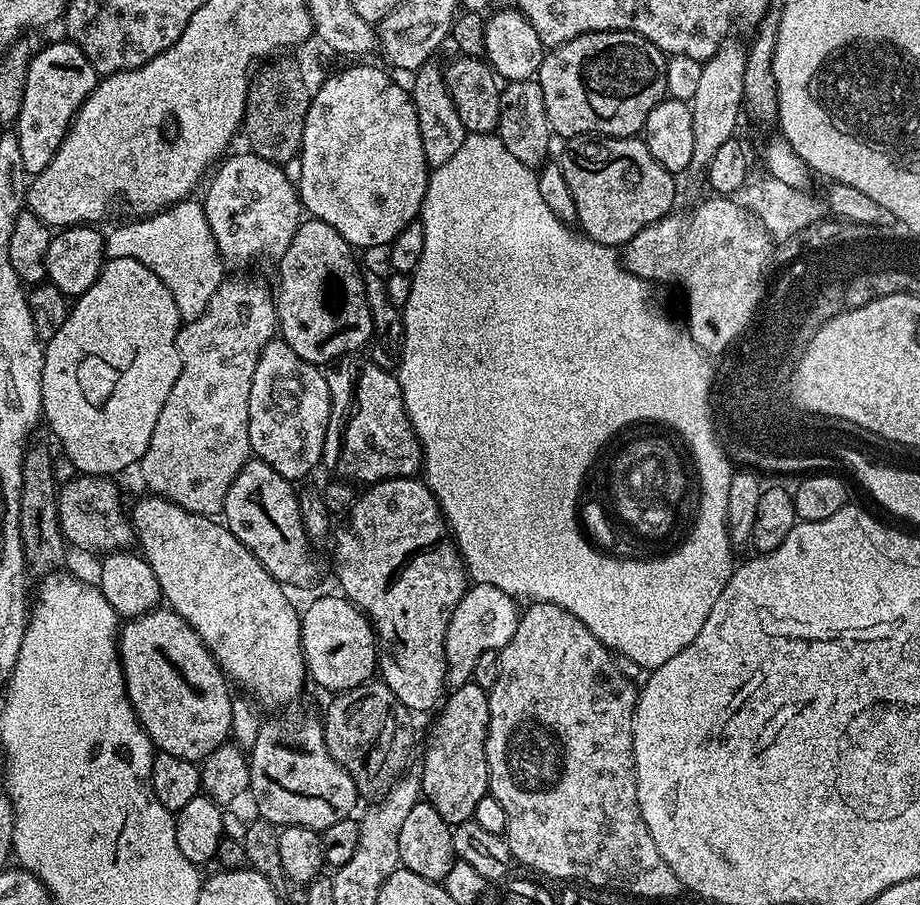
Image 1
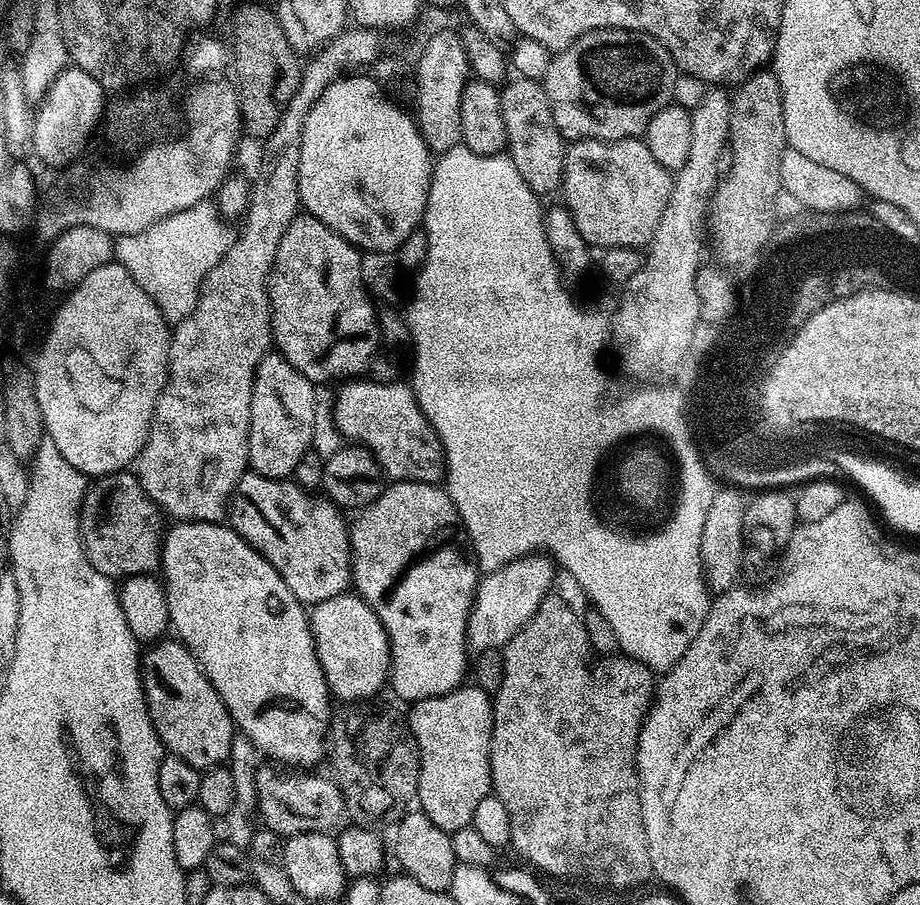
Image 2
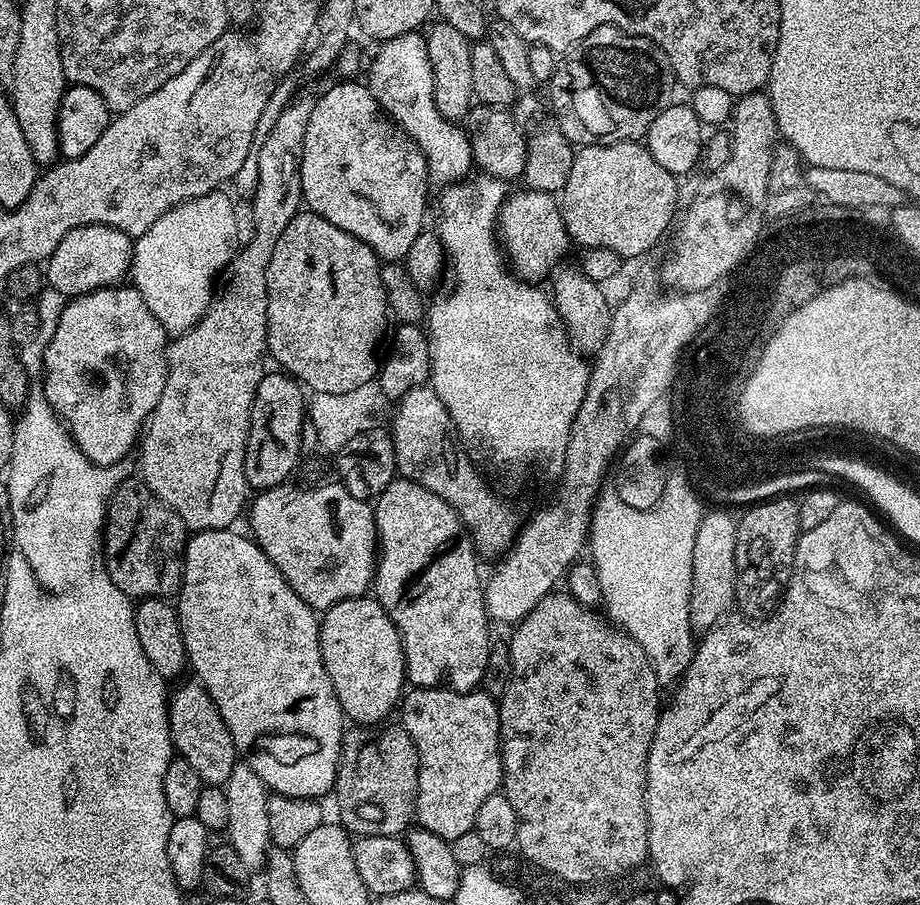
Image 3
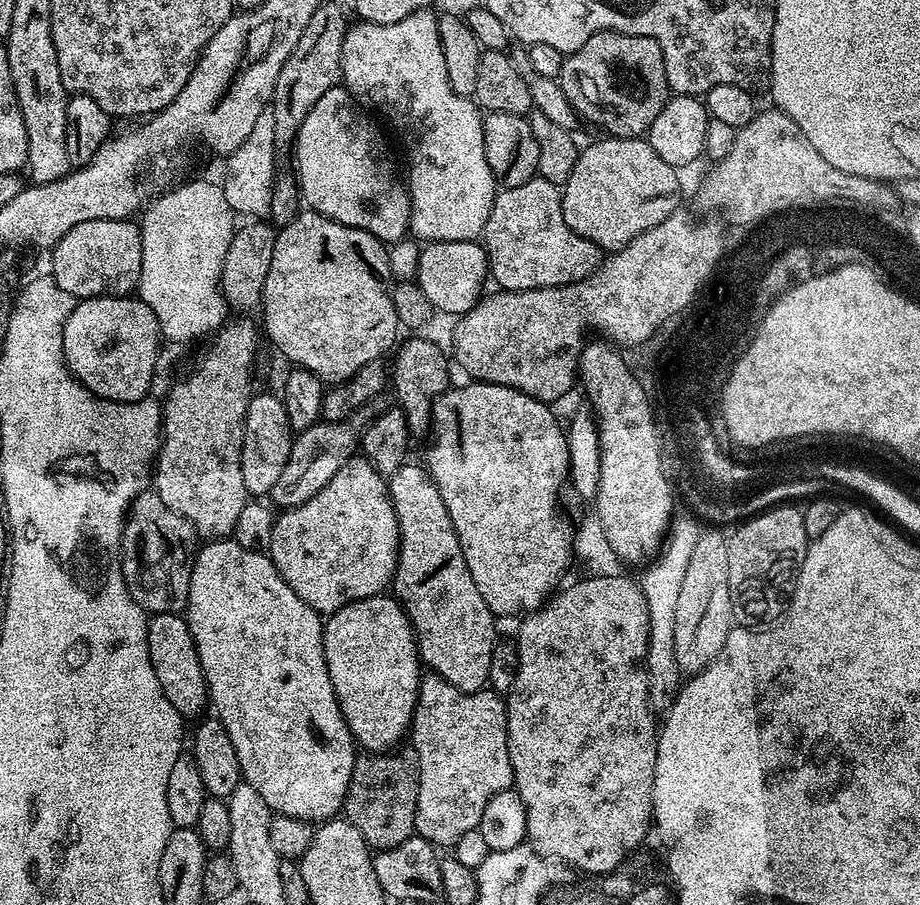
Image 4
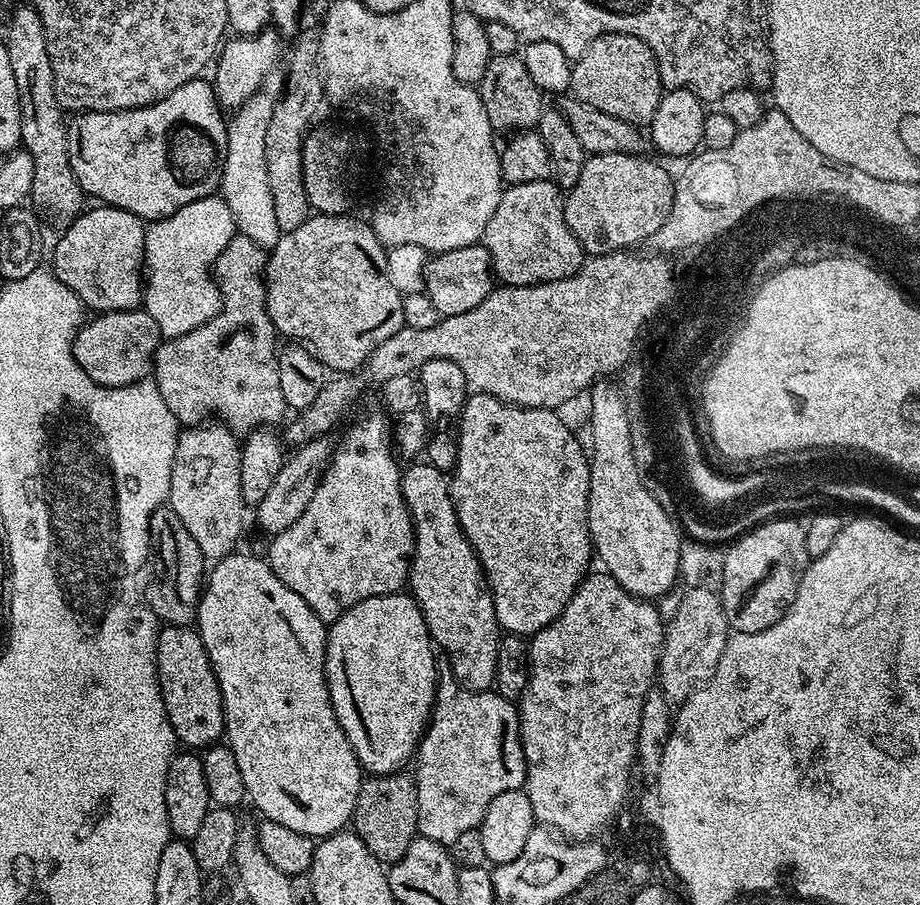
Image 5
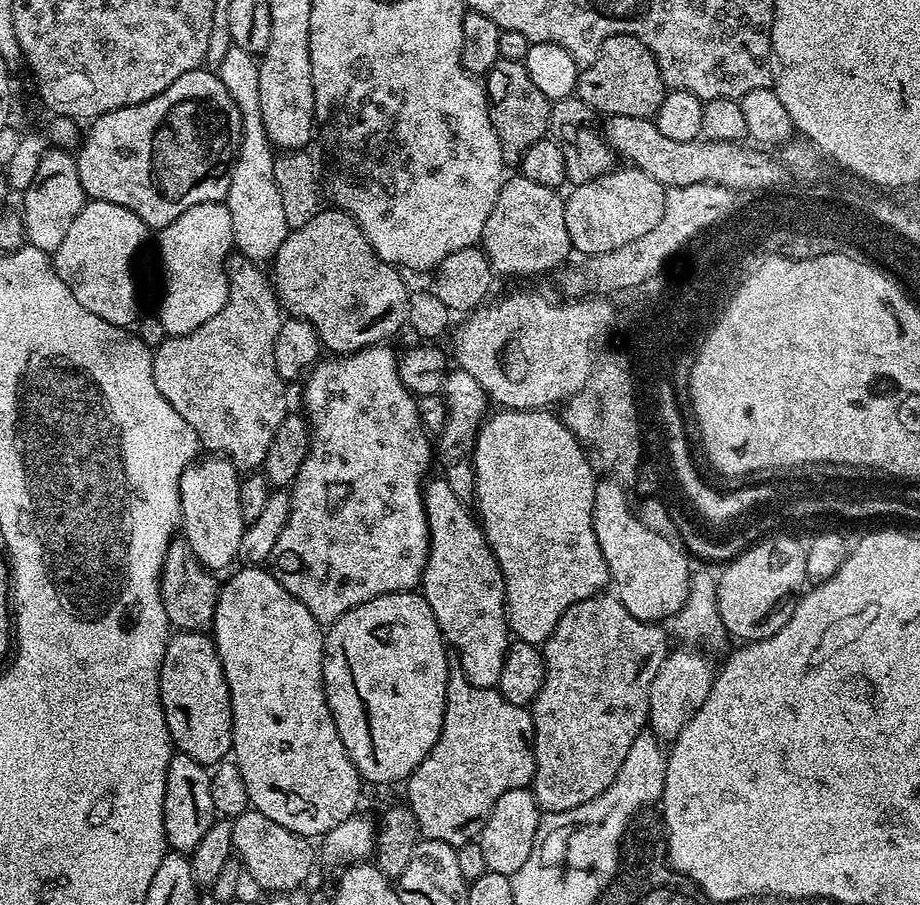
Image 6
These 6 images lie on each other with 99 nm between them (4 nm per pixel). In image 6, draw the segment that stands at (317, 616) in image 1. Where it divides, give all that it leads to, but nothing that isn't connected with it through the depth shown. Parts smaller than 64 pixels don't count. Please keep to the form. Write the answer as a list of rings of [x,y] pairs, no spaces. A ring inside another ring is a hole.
[[[419,591],[382,594],[362,606],[354,606],[327,629],[324,637],[324,693],[334,726],[346,746],[356,771],[372,784],[407,781],[434,750],[446,714],[448,654],[434,610]]]

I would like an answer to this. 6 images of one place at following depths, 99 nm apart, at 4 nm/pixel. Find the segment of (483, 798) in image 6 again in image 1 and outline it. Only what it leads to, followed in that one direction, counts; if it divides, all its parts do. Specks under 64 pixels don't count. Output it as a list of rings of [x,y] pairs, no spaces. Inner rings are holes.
[[[471,682],[453,688],[447,693],[439,712],[440,717],[432,728],[432,741],[424,752],[424,770],[418,774],[420,791],[427,804],[434,806],[448,825],[455,826],[471,820],[474,806],[489,795],[486,766],[486,738],[490,722],[488,693]]]

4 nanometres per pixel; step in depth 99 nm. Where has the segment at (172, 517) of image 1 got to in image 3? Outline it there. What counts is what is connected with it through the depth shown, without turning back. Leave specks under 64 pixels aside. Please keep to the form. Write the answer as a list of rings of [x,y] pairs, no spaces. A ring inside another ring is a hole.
[[[219,528],[189,535],[184,545],[184,578],[180,581],[178,593],[178,611],[180,613],[180,629],[188,655],[188,668],[196,671],[195,679],[210,694],[214,706],[218,706],[218,714],[222,714],[222,722],[230,730],[230,738],[234,738],[237,753],[262,778],[262,782],[277,796],[289,796],[299,800],[316,800],[333,791],[336,786],[336,771],[340,765],[340,748],[344,745],[346,717],[338,698],[334,694],[334,686],[330,682],[330,674],[326,674],[326,666],[322,662],[320,649],[320,620],[309,604],[302,602],[294,590],[282,578],[282,574],[270,562],[266,553],[258,547],[255,540],[247,535],[239,536],[236,530]]]

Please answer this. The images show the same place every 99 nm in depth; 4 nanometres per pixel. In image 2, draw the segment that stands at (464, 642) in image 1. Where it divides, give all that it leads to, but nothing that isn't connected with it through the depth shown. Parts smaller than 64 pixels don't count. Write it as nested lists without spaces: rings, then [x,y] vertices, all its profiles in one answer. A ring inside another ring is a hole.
[[[529,554],[502,566],[496,572],[479,577],[476,586],[476,600],[472,603],[468,619],[468,646],[476,652],[491,648],[503,649],[530,622],[534,610],[553,591],[557,565],[547,554]]]

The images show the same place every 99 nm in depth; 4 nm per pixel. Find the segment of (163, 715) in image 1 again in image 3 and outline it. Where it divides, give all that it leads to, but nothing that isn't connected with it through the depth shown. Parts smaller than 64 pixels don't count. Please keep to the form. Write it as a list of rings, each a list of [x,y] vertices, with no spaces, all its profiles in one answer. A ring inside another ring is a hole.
[[[199,682],[191,683],[182,685],[177,692],[173,691],[168,701],[172,742],[179,759],[190,762],[205,785],[223,786],[230,778],[230,770],[234,770],[238,763],[234,738],[230,738],[230,730],[226,722],[222,722],[222,714],[218,714],[218,706],[214,706],[208,691]]]

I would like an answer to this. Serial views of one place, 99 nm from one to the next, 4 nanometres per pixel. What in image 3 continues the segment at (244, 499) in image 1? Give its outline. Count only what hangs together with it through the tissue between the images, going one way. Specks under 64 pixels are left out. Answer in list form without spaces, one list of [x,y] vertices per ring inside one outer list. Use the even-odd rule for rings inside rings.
[[[285,482],[278,488],[265,488],[251,497],[246,520],[252,523],[251,539],[274,562],[284,581],[314,610],[323,610],[343,600],[363,596],[373,587],[378,559],[376,514],[367,500],[354,498],[339,482],[321,488],[291,488]]]

